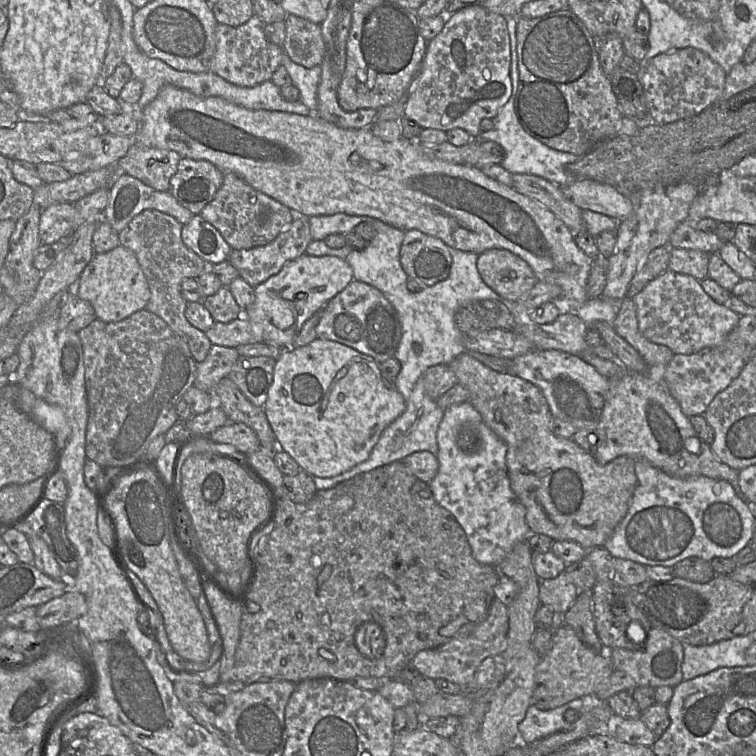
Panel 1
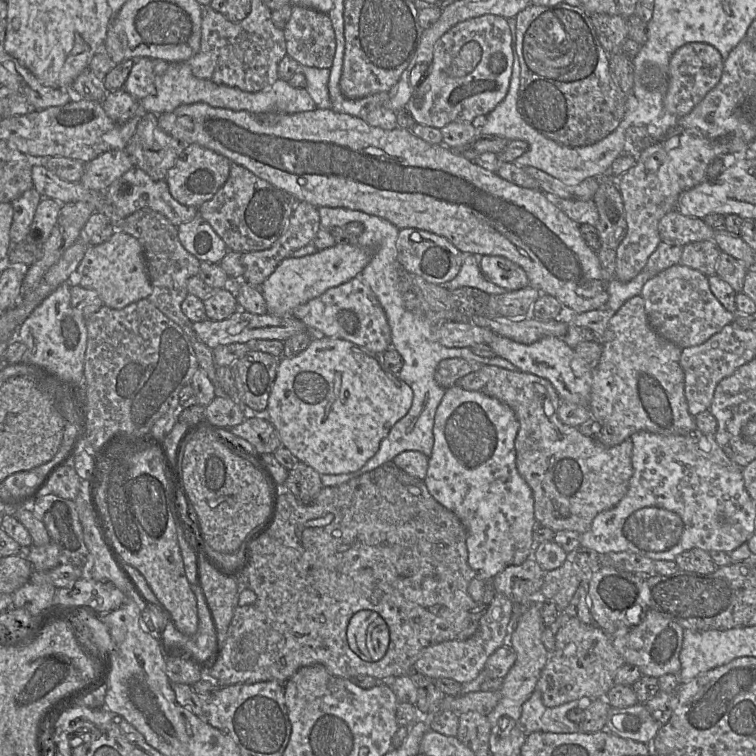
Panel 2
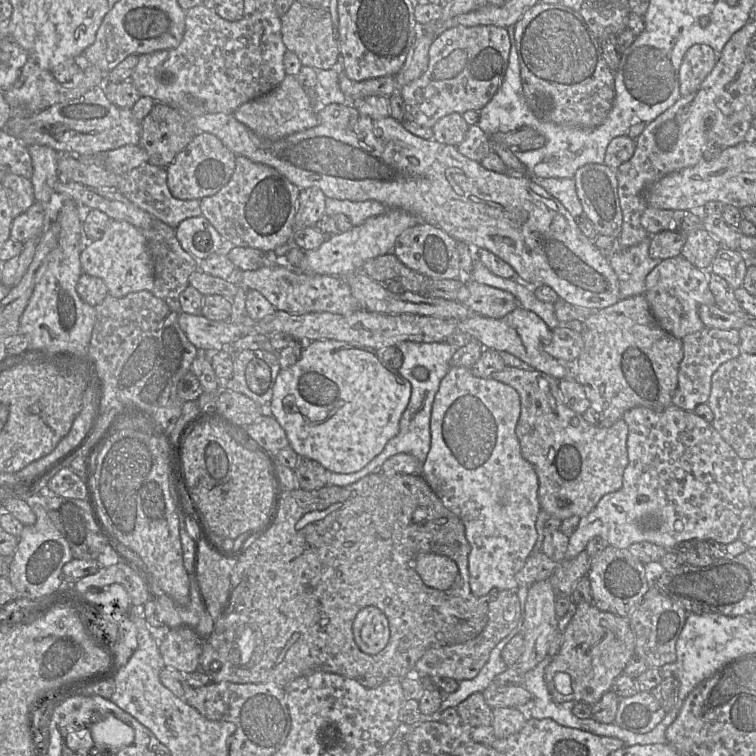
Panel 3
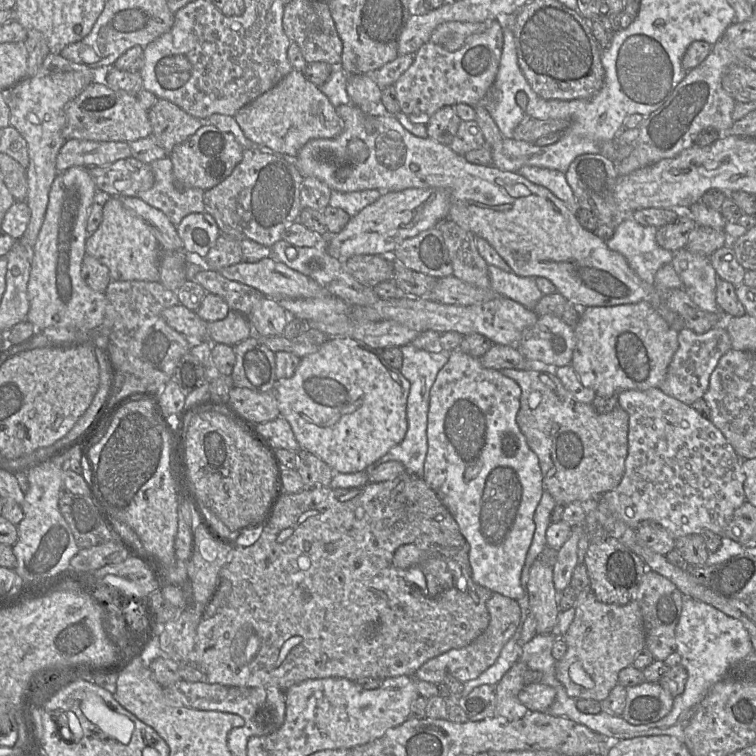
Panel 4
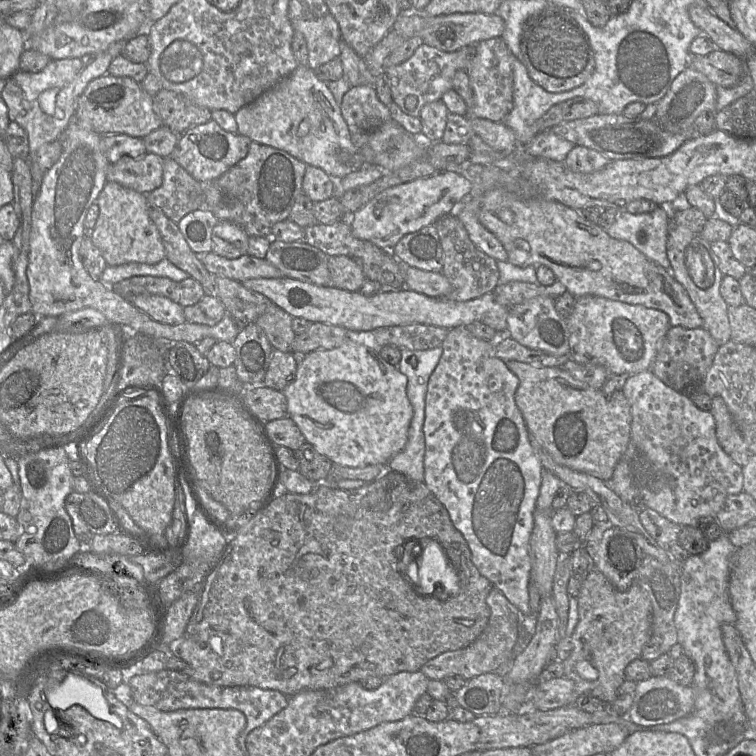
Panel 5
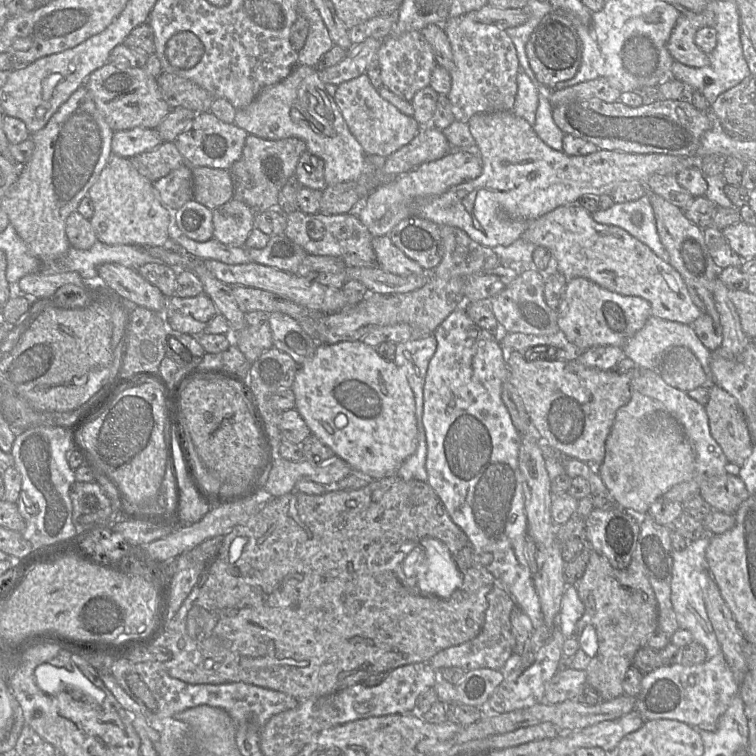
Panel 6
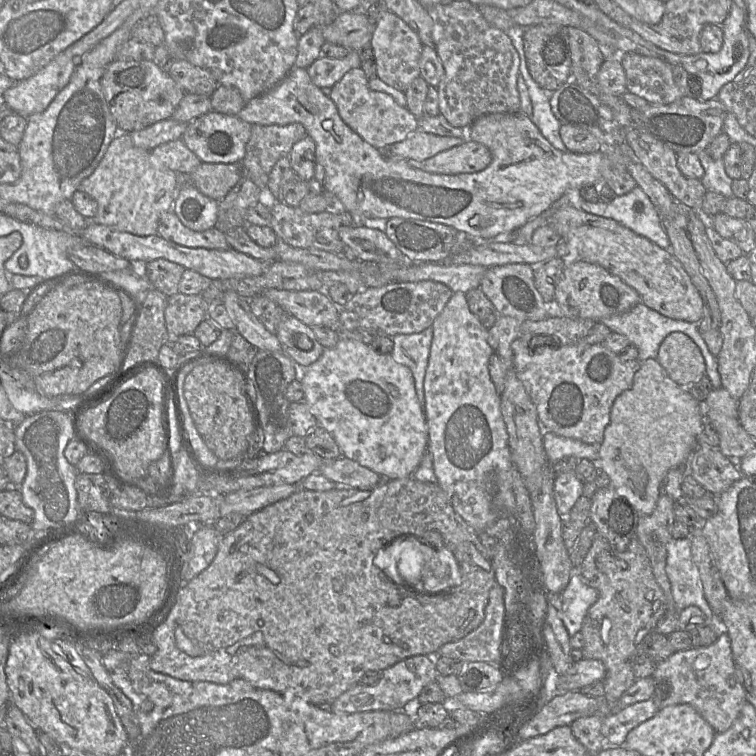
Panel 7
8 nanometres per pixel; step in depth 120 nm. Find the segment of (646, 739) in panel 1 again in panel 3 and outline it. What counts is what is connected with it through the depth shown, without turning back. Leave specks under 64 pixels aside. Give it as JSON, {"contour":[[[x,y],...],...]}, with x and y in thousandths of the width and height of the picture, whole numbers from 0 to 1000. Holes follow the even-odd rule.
{"contour":[[[845,914],[820,926],[812,956],[824,964],[851,971],[862,967],[881,944],[861,915]]]}

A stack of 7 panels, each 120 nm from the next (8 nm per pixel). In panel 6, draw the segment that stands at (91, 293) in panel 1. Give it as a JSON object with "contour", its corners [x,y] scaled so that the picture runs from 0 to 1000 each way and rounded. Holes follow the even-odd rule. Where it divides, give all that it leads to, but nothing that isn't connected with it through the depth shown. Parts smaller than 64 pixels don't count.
{"contour":[[[148,205],[115,259],[123,269],[119,294],[130,319],[143,324],[176,324],[192,328],[226,323],[224,298],[228,282],[214,271],[202,242],[180,225],[173,210]]]}

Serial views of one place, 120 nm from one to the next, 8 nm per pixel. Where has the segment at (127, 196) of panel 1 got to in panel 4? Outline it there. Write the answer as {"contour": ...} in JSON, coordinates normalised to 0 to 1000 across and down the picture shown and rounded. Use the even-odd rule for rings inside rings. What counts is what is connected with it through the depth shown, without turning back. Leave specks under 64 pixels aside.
{"contour":[[[224,206],[198,216],[198,220],[204,243],[197,251],[184,255],[183,262],[216,280],[233,300],[245,286],[271,280],[270,251],[235,249]]]}

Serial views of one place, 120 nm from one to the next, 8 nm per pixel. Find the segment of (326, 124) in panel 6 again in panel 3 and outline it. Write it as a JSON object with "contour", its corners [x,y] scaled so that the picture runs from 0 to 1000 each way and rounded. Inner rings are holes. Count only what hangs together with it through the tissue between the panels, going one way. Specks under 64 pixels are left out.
{"contour":[[[380,98],[358,122],[319,139],[310,153],[337,177],[356,185],[368,185],[421,164],[419,146],[407,119],[396,110],[393,101]]]}

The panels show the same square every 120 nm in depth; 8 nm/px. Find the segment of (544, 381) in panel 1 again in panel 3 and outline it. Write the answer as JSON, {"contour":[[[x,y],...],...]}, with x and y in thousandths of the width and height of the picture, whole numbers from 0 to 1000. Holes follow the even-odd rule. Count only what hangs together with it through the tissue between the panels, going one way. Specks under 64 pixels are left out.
{"contour":[[[684,406],[659,422],[624,417],[606,425],[604,434],[607,439],[618,440],[635,452],[640,462],[672,466],[689,475],[701,487],[722,493],[738,504],[757,495],[755,484],[734,475],[721,464],[721,459],[729,451],[730,437],[704,411]]]}

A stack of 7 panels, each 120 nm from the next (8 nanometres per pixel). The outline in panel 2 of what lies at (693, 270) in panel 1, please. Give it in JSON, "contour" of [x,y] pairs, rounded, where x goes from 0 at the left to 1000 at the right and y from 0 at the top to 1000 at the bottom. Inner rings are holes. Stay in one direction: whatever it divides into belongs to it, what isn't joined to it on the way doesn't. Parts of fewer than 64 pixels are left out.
{"contour":[[[943,316],[915,320],[903,325],[898,348],[938,366],[946,362],[952,335],[954,332]]]}

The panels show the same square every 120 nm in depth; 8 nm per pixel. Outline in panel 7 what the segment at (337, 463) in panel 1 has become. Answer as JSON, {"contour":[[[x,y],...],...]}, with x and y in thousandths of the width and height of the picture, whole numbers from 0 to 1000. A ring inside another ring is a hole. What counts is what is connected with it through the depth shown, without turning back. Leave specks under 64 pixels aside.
{"contour":[[[450,446],[442,459],[429,460],[427,467],[418,479],[403,487],[397,487],[396,500],[393,501],[397,503],[401,513],[401,530],[405,533],[411,548],[418,553],[421,562],[427,565],[442,579],[452,603],[468,608],[476,615],[491,620],[507,631],[507,635],[545,631],[566,594],[566,562],[561,540],[556,534],[550,521],[546,495],[538,484],[524,479],[517,468],[504,468],[497,466],[491,456],[462,446]]]}

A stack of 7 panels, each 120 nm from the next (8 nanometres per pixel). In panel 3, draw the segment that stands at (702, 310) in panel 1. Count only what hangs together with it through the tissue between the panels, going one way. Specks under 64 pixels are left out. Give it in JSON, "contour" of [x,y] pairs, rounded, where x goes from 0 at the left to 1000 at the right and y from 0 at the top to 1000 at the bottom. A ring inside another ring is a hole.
{"contour":[[[902,339],[876,344],[854,366],[853,388],[860,410],[870,429],[889,444],[903,448],[906,444],[931,434],[923,410],[929,403],[946,403],[946,396],[938,382],[937,358],[929,358]]]}

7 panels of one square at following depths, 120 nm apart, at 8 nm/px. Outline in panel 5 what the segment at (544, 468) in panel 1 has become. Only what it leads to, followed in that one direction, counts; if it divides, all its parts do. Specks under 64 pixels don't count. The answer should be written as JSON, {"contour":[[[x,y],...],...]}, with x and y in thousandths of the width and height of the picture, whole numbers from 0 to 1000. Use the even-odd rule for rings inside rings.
{"contour":[[[680,476],[668,480],[672,488],[687,501],[681,532],[694,556],[700,573],[735,612],[803,638],[825,602],[832,603],[833,610],[841,603],[843,598],[835,587],[833,578],[833,536],[821,516],[802,524],[794,515],[782,513],[775,507],[761,501],[743,485],[709,485],[700,480]]]}

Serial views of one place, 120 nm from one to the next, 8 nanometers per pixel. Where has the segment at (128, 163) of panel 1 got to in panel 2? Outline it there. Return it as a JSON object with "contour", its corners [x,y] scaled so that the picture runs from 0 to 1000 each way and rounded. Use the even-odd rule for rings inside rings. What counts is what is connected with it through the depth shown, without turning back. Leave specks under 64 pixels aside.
{"contour":[[[193,149],[185,157],[165,198],[176,213],[177,221],[188,224],[204,238],[218,238],[222,226],[230,220],[245,193],[210,168],[208,151]]]}

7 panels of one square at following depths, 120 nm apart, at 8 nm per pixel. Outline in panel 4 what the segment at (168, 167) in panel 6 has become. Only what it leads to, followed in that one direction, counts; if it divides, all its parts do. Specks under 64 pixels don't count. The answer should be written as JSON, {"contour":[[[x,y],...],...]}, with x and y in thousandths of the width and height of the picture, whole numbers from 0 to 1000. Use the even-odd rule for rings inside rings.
{"contour":[[[176,208],[148,217],[116,222],[118,230],[135,259],[183,261],[204,243],[198,217]]]}

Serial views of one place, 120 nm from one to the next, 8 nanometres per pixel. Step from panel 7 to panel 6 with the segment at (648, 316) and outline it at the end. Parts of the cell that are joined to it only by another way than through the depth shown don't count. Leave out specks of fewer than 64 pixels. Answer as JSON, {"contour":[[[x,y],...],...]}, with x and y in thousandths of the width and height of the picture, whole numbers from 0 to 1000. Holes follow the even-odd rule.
{"contour":[[[861,417],[852,431],[832,447],[823,460],[825,470],[840,480],[841,487],[868,489],[872,492],[878,470],[893,458],[905,458],[913,462],[926,478],[935,496],[937,509],[943,508],[942,493],[939,491],[942,466],[926,451],[915,430],[878,423]]]}

